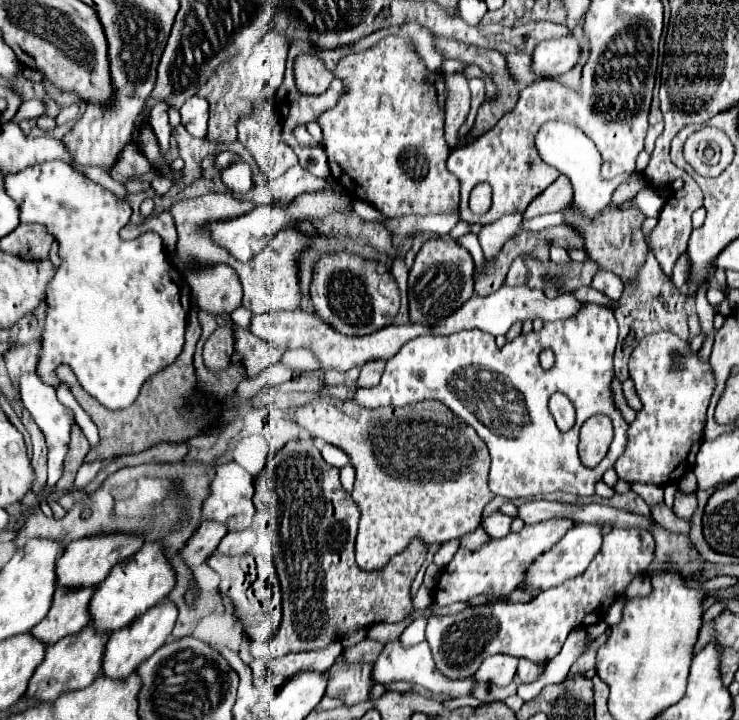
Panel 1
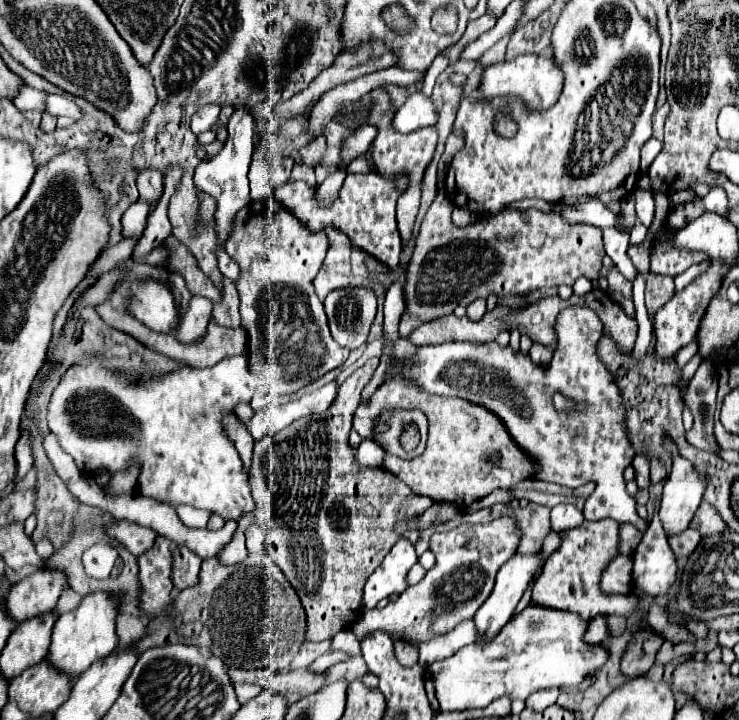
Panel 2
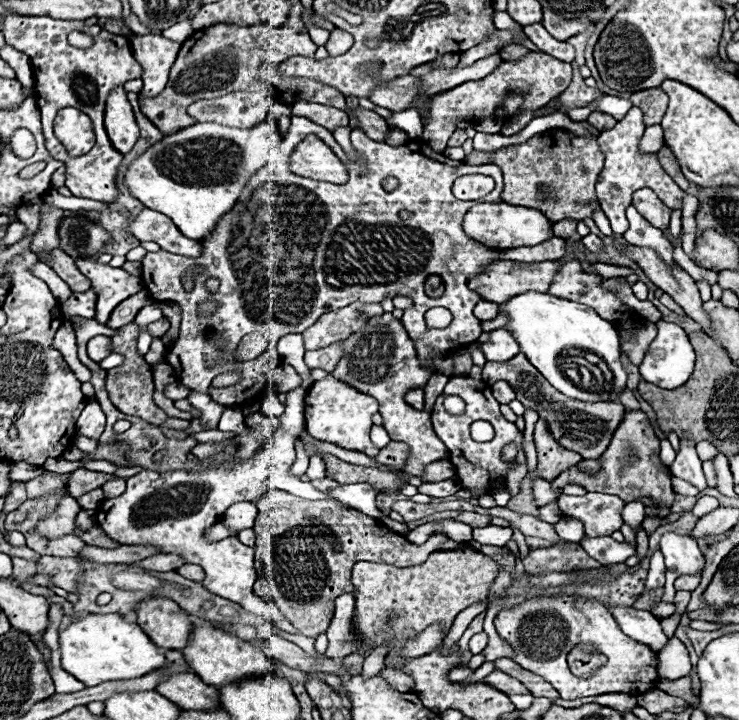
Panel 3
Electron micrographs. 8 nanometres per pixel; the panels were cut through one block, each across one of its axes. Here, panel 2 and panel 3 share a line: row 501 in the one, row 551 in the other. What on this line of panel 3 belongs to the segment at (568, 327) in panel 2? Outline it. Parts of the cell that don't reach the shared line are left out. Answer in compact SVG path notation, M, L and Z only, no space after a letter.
M612 536L586 538L584 548L594 560L602 562L602 566L614 564L614 562L624 562L630 556L634 556L634 552L636 552L634 546L630 546L628 542L616 542L616 540L612 540Z

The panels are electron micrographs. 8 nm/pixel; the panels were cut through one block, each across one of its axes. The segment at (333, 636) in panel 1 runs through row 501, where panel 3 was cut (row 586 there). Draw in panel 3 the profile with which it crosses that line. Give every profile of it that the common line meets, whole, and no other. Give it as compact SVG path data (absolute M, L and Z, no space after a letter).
M268 490L256 500L256 506L254 568L258 578L254 582L254 594L272 598L292 626L312 638L328 630L336 596L344 592L354 594L350 570L356 562L364 560L406 568L422 564L428 552L438 550L438 546L448 540L446 534L436 532L426 544L416 546L388 530L380 520L346 508L332 498L304 500L284 490Z

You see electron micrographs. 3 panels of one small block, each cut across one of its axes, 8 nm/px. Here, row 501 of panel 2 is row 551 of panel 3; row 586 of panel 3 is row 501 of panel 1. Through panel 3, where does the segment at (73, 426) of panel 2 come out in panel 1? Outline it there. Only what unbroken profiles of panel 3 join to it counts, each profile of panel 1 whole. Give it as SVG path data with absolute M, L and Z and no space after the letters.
M236 462L218 466L210 486L212 494L204 502L204 518L228 526L228 530L244 530L254 516L254 478Z

